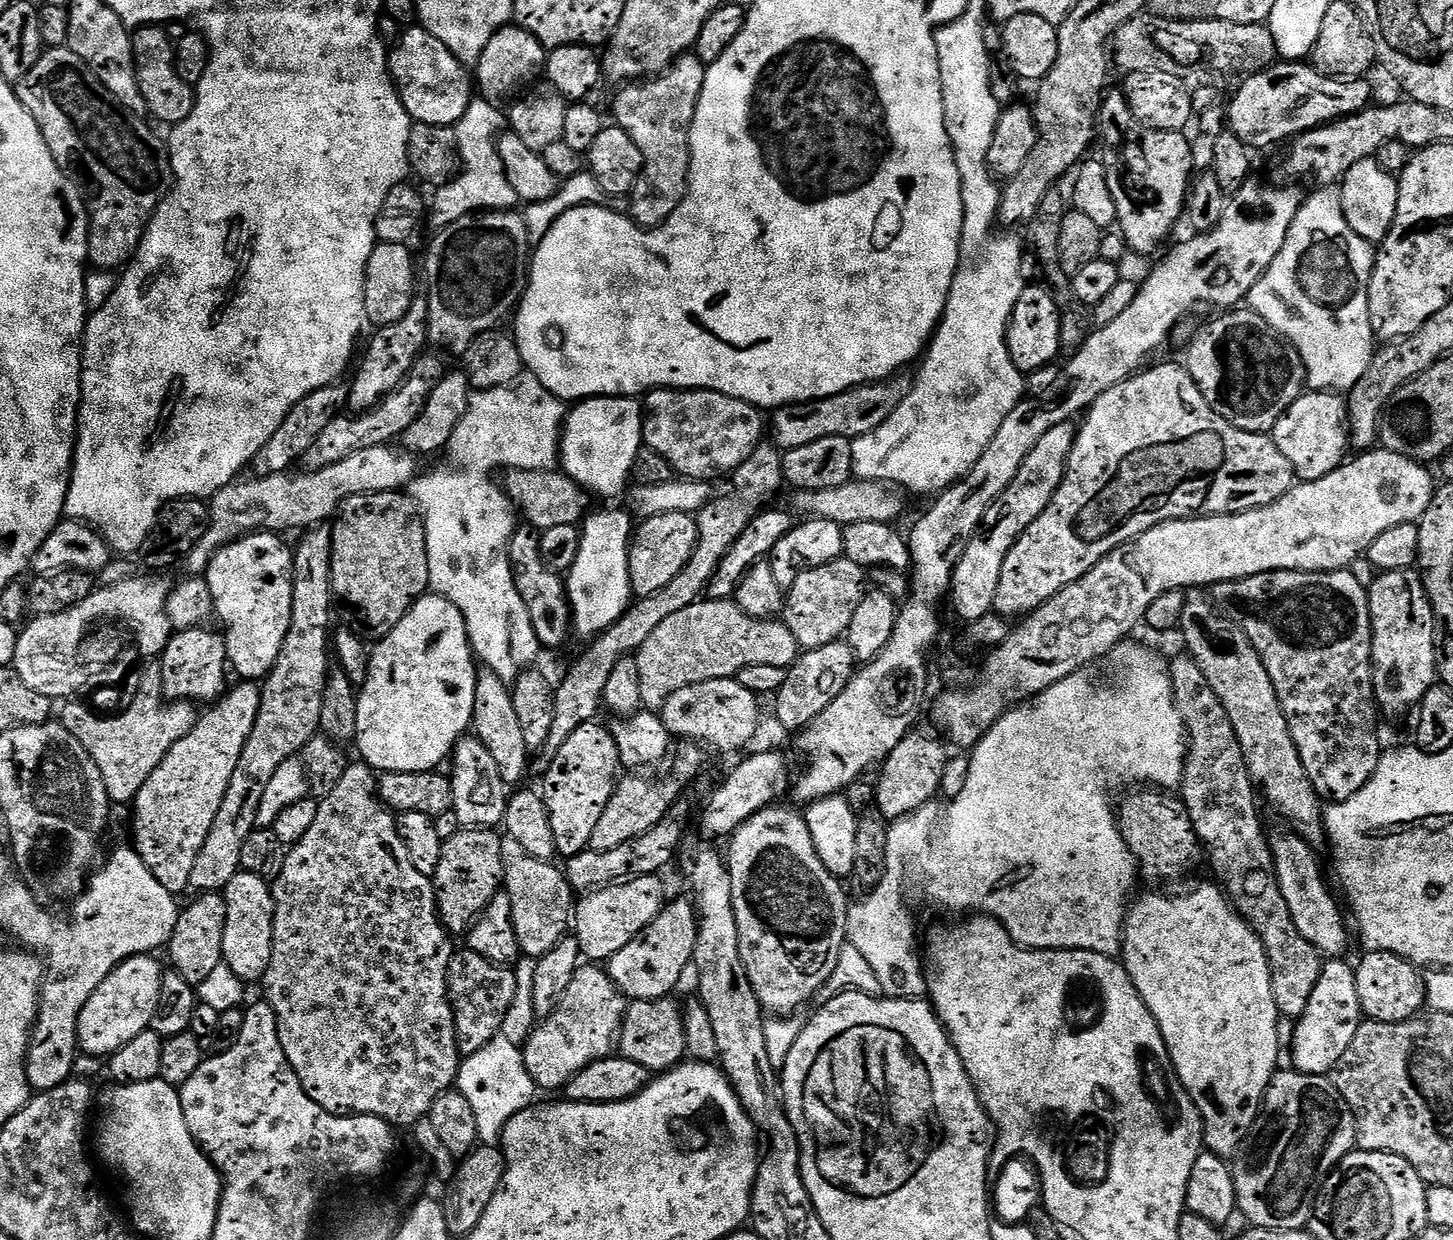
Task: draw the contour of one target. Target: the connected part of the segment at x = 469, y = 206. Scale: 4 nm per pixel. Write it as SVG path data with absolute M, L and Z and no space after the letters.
M474 98L466 114L462 114L454 127L460 147L462 171L447 184L439 185L435 189L436 197L430 200L430 220L432 216L433 229L436 230L450 226L450 222L458 222L458 218L472 212L512 210L518 204L514 186L510 186L510 178L506 178L506 170L496 149L497 139L506 128L505 113L489 100Z

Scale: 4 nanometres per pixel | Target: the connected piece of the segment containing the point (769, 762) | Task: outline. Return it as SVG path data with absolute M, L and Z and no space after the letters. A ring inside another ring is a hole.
M756 752L748 756L732 773L712 792L708 800L708 809L700 820L700 828L708 836L731 837L737 828L754 814L764 808L775 805L780 795L785 795L790 784L788 760L780 752Z

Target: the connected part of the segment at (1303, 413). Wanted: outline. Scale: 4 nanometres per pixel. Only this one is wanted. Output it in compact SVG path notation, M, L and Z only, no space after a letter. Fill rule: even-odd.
M1305 391L1278 418L1270 433L1272 440L1290 462L1295 479L1317 480L1326 478L1344 463L1350 448L1348 435L1348 405L1343 395L1334 392Z

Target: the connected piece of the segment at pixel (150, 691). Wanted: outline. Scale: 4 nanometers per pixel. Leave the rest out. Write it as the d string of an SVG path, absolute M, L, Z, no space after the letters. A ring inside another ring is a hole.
M148 666L140 680L140 689L132 700L132 705L117 716L95 716L80 702L68 702L64 708L62 723L70 734L80 737L84 749L94 758L94 766L106 782L108 799L113 805L128 804L135 801L138 790L146 786L146 778L158 770L162 758L190 730L194 730L198 719L197 705L186 700L169 702L164 695L164 683L160 680L160 669Z

